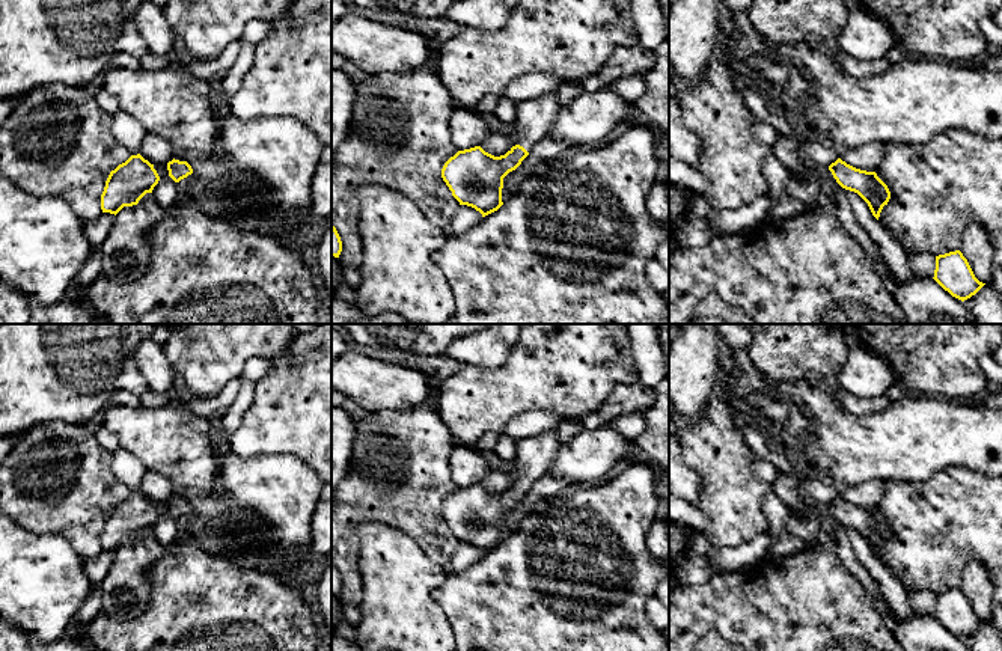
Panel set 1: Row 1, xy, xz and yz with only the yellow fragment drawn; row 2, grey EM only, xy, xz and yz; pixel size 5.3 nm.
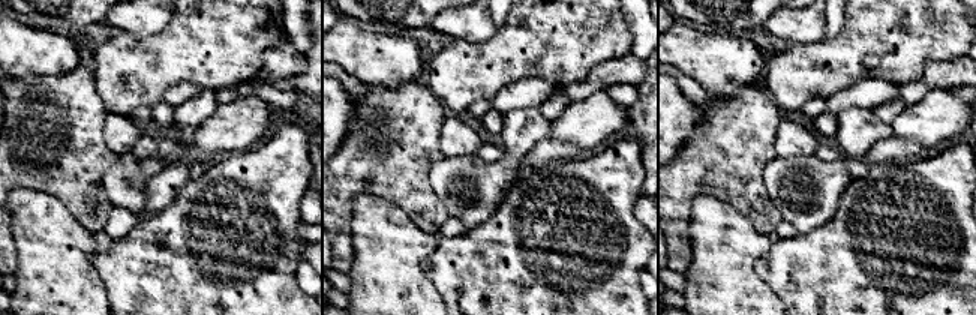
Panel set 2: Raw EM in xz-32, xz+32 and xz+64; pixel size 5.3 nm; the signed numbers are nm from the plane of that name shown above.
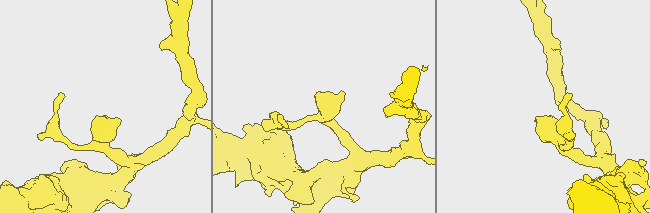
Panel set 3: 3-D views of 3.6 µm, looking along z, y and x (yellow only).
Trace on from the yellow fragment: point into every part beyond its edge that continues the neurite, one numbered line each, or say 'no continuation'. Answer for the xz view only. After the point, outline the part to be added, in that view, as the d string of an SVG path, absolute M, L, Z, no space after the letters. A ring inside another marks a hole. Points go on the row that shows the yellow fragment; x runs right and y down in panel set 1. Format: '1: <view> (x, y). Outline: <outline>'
1: xz (534, 119). Outline: M556 92L518 102L514 119L517 143L530 152L533 146L550 133L556 121L558 110L559 102Z

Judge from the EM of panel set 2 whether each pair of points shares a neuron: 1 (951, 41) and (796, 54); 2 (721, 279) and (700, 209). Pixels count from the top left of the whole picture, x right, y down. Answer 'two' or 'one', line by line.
1: one
2: one

